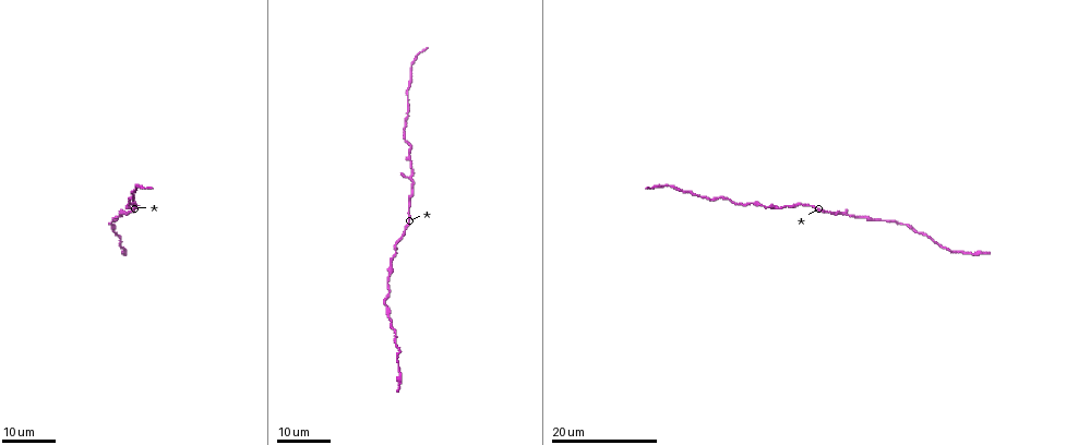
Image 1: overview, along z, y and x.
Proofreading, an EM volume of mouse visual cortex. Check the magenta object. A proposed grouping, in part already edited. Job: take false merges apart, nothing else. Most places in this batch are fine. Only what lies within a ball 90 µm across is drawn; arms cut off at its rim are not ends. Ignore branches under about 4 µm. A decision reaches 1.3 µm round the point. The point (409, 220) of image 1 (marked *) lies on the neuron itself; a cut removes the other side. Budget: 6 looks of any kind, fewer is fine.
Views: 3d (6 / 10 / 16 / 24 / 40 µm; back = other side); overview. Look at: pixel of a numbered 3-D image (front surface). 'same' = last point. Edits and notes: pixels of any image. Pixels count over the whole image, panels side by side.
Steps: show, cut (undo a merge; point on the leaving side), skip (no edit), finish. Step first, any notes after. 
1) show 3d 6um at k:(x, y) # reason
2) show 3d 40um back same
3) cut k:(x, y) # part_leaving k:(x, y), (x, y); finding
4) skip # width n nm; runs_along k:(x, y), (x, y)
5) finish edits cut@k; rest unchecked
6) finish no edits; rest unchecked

show 3d 16um at 1:(860, 218) # thick turns thin

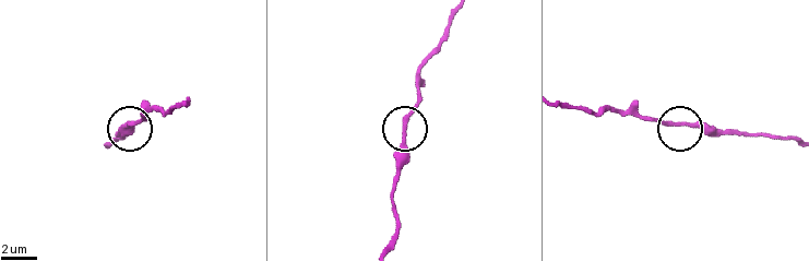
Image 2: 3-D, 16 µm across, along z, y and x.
show 3d 6um at 2:(406, 135)

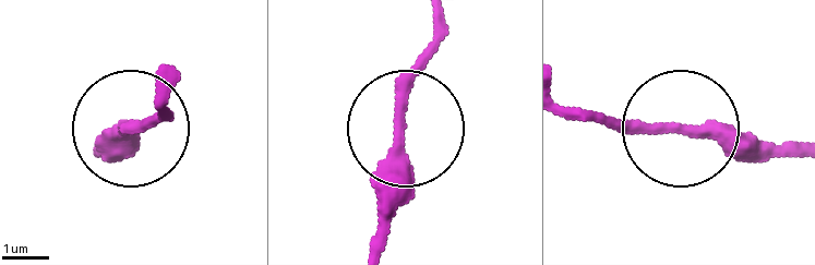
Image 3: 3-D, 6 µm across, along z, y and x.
skip # runs_along 3:(439, 17), (404, 111), (404, 170), (381, 241); continuous, no second neuron

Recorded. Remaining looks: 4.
show 3d 16um at 1:(904, 223) # calibre changes

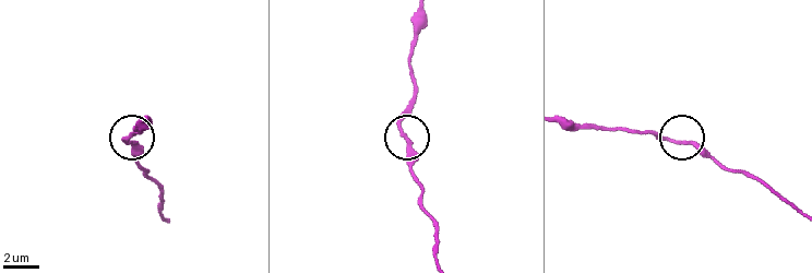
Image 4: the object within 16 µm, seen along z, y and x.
show 3d 10um at 4:(681, 144)

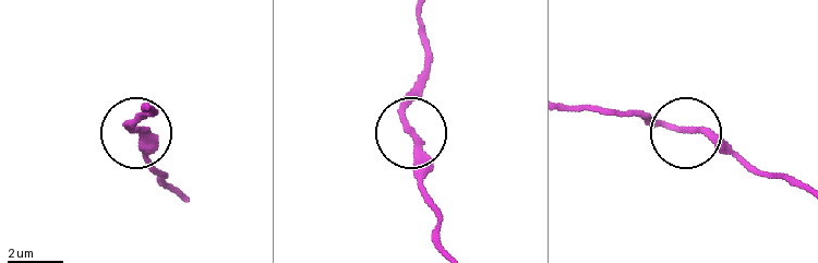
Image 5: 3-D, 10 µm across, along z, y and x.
show 3d 6um at 5:(684, 128) # closer look

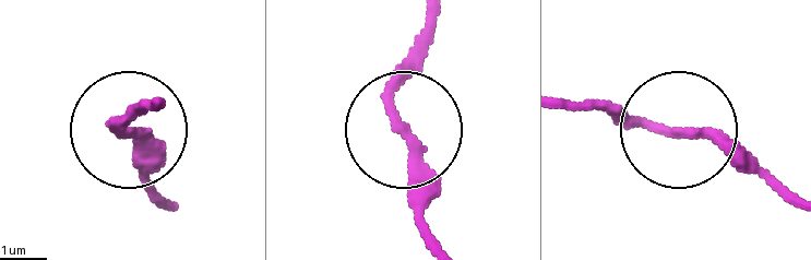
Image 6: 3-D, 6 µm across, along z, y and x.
skip # one neuron here

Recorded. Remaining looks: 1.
finish no edits; rest unchecked

